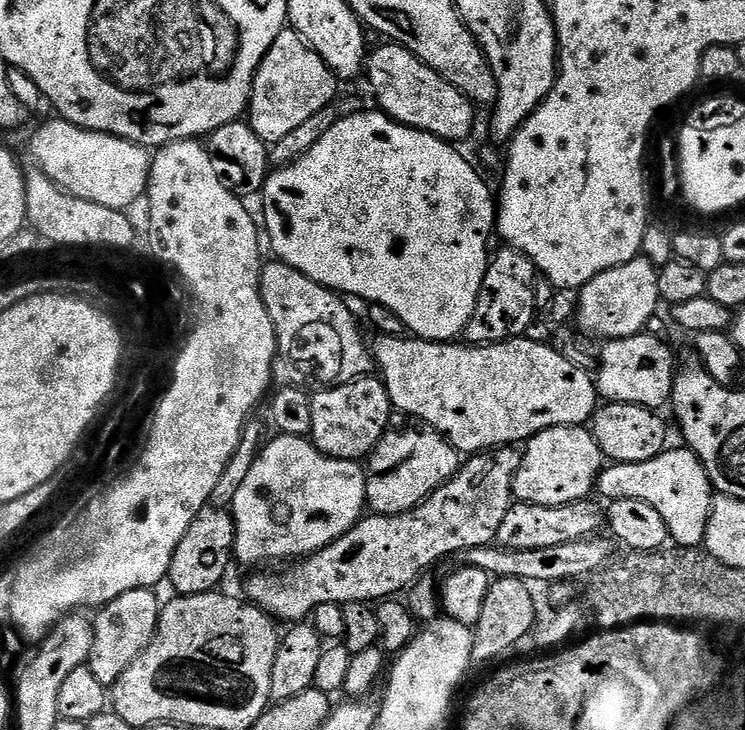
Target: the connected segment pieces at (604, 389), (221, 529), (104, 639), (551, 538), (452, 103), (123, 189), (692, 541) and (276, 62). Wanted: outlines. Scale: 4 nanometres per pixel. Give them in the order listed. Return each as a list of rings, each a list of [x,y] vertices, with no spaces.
[[[641,334],[622,338],[621,340],[609,340],[603,345],[600,352],[600,369],[594,372],[597,393],[605,401],[613,404],[637,404],[643,408],[660,410],[671,401],[672,383],[676,381],[678,364],[672,361],[672,352],[656,336]]]
[[[213,506],[200,511],[198,518],[194,518],[194,522],[190,522],[190,530],[186,530],[182,542],[178,542],[178,550],[174,550],[174,558],[170,562],[167,583],[172,584],[173,593],[176,596],[197,596],[219,589],[224,575],[228,572],[228,563],[233,563],[235,546],[236,523],[232,520],[231,511]]]
[[[151,588],[130,590],[114,598],[114,602],[105,604],[95,613],[92,626],[94,642],[90,646],[87,665],[104,688],[111,689],[121,674],[137,660],[142,650],[146,650],[149,642],[156,637],[162,607],[162,600],[159,600],[156,594]]]
[[[591,499],[579,500],[566,506],[534,506],[523,502],[513,503],[502,518],[495,543],[510,550],[542,550],[542,546],[558,546],[571,540],[586,540],[597,535],[602,528],[602,508]]]
[[[391,42],[381,45],[381,48],[376,48],[373,52],[371,49],[366,60],[366,77],[372,83],[372,92],[380,103],[377,104],[379,111],[399,124],[417,128],[420,132],[429,132],[439,140],[460,142],[456,140],[466,139],[476,124],[477,109],[472,101],[450,82],[446,82],[446,78],[423,64],[410,50]]]
[[[48,118],[41,124],[44,125],[32,136],[32,156],[36,159],[33,161],[59,188],[86,202],[98,202],[98,206],[110,206],[121,210],[131,209],[131,204],[139,196],[141,199],[145,195],[148,175],[152,169],[152,156],[144,145],[111,136],[109,132],[91,132],[74,126],[69,120]]]
[[[679,447],[672,450],[666,448],[650,462],[622,464],[614,462],[607,465],[600,472],[596,490],[598,494],[600,492],[610,502],[613,500],[646,501],[662,516],[662,520],[667,524],[669,537],[677,547],[694,548],[699,547],[704,541],[705,530],[708,528],[708,515],[711,512],[714,499],[714,489],[697,456],[690,448]]]
[[[285,30],[274,38],[274,46],[266,50],[266,58],[258,66],[252,83],[252,97],[248,100],[247,123],[265,144],[276,144],[291,134],[302,122],[308,121],[318,110],[329,107],[336,96],[337,76],[330,66],[295,30]]]

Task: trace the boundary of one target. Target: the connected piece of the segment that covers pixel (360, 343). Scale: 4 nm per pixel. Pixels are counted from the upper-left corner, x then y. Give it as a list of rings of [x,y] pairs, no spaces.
[[[283,262],[265,263],[260,270],[260,297],[266,306],[266,314],[270,314],[270,322],[274,322],[278,360],[284,364],[284,372],[288,375],[287,383],[294,388],[305,390],[323,390],[337,388],[340,384],[349,384],[369,375],[373,371],[374,361],[369,341],[364,341],[360,328],[356,325],[356,316],[347,308],[345,297],[323,288],[318,282],[306,278],[298,270]]]

